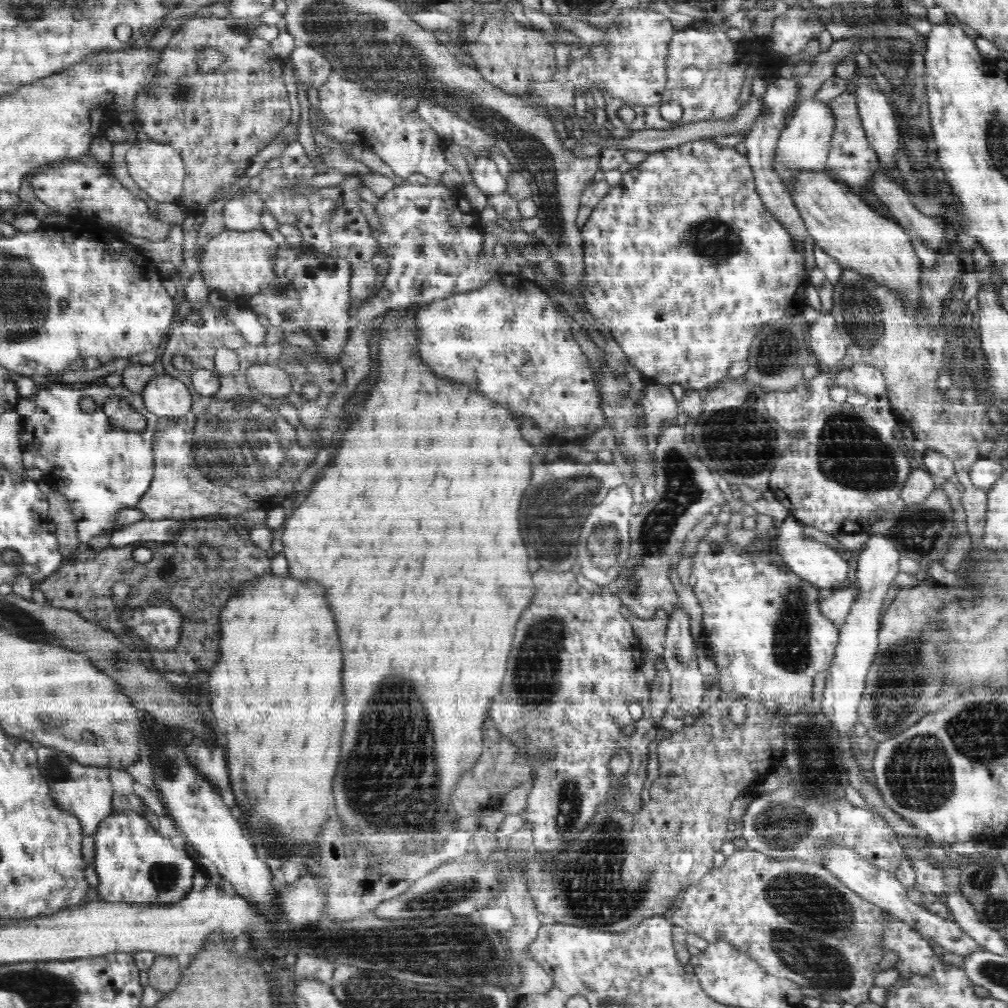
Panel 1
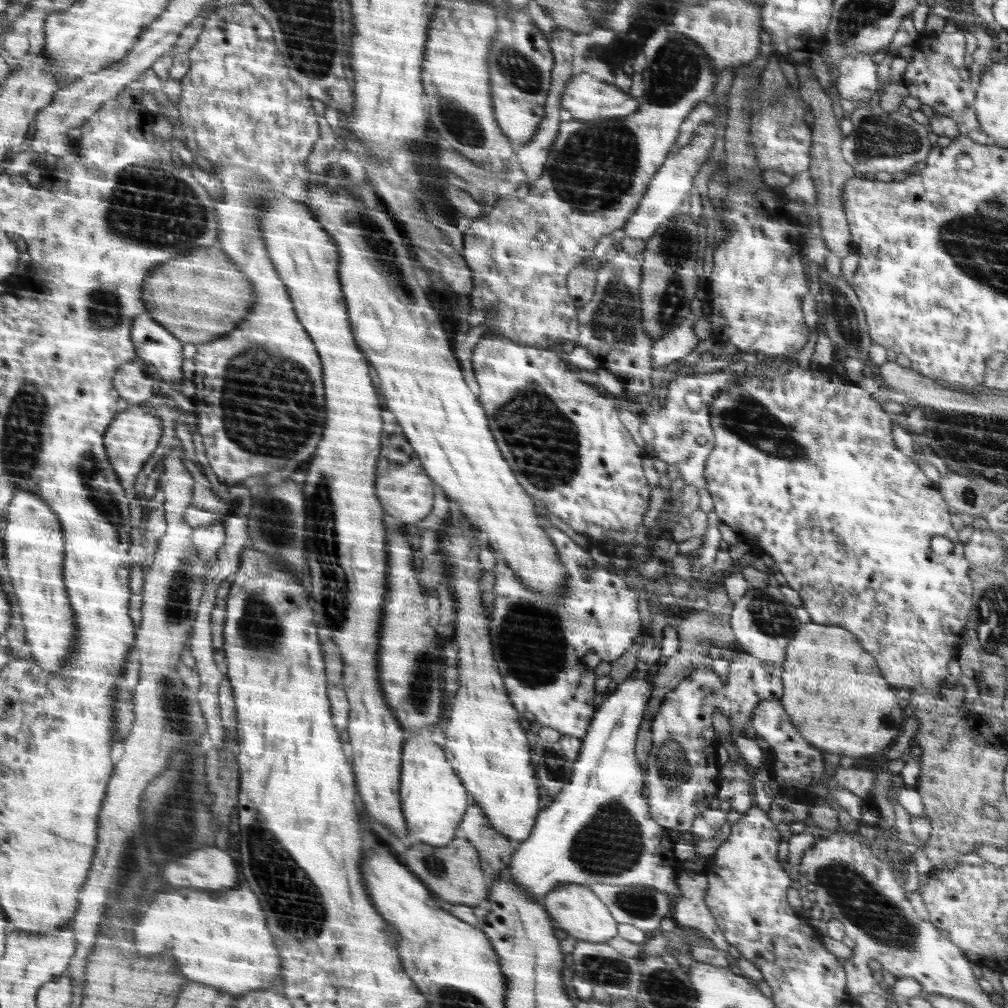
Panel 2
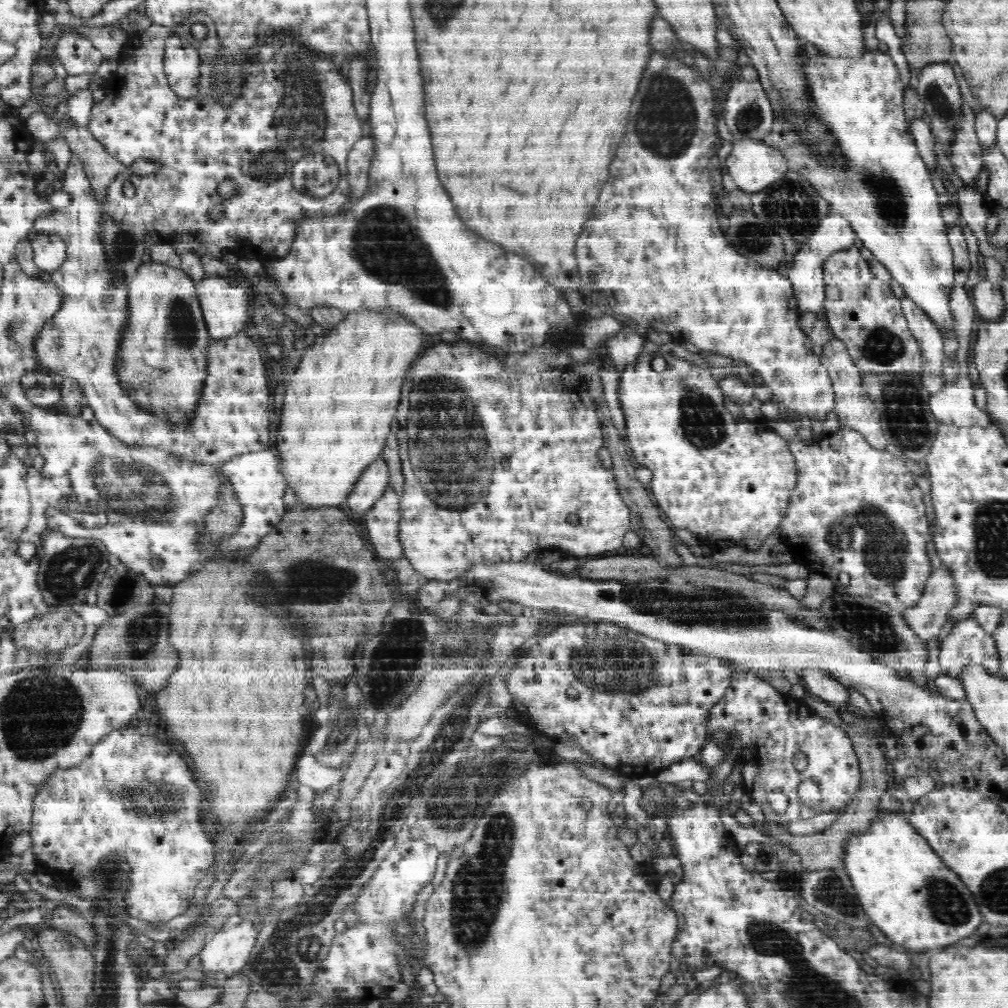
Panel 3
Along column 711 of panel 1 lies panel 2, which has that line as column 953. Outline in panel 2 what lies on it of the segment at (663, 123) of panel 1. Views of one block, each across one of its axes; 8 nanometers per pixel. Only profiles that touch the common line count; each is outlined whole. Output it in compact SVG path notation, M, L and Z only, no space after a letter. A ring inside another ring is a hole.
M957 28L955 32L946 33L938 31L934 34L928 35L926 46L930 42L930 50L922 52L914 51L913 58L908 62L906 71L903 76L903 85L908 89L909 95L918 99L922 104L930 106L937 116L946 116L956 122L959 129L959 135L966 136L974 142L982 143L983 145L994 145L994 140L981 130L980 124L977 120L977 113L975 110L976 87L970 80L969 67L964 63L964 56L966 56L966 38L962 29Z

